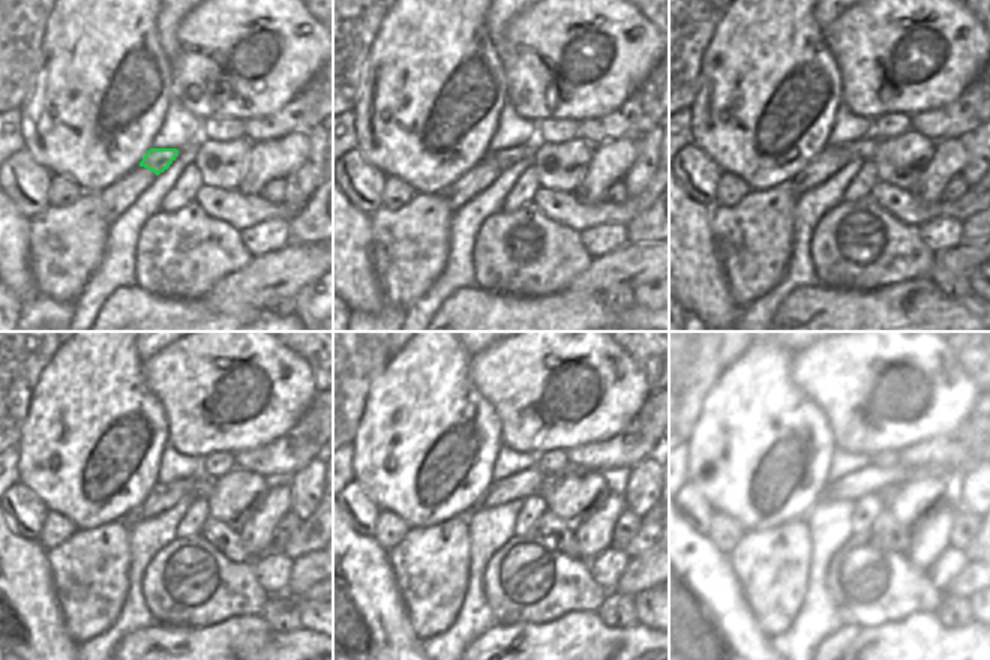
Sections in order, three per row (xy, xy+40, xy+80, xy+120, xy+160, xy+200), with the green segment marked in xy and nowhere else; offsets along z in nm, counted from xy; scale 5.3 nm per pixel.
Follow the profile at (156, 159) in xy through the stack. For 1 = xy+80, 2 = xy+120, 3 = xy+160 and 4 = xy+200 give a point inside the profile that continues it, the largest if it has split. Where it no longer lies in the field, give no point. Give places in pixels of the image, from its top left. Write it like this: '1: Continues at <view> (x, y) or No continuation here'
1: Continues at xy+80 (864, 149)
2: Continues at xy+120 (203, 485)
3: Continues at xy+160 (548, 486)
4: Continues at xy+200 (887, 494).

